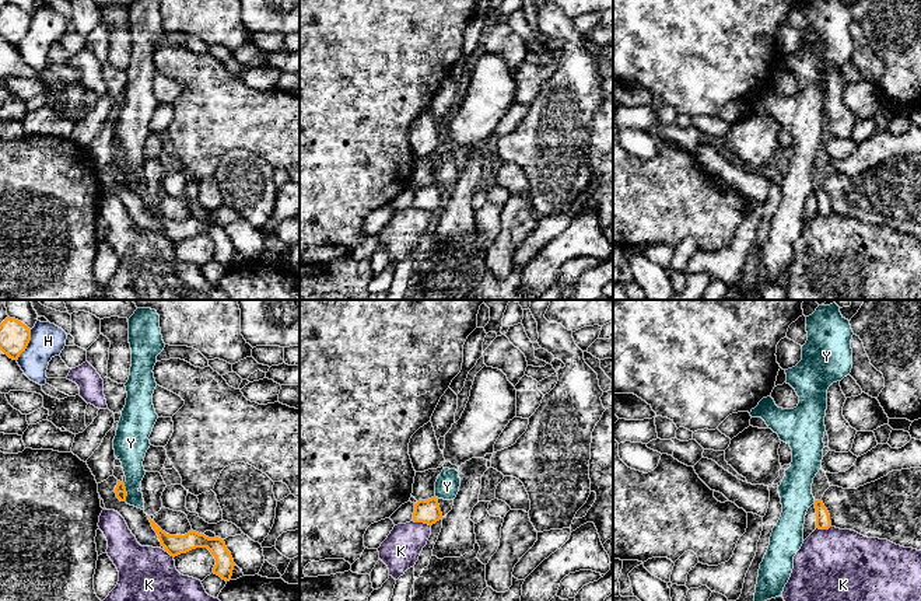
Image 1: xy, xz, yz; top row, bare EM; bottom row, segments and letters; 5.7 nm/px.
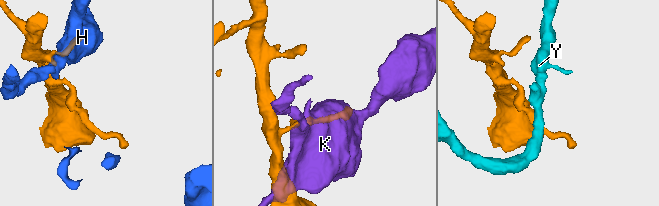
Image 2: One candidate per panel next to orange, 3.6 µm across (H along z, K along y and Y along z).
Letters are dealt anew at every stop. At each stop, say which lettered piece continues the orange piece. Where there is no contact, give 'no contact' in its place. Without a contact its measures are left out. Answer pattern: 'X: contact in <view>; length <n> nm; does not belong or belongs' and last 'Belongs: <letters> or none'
H: contact in xy; length 200 nm; does not belong
K: contact in xz; length 110 nm; does not belong
Y: contact in xy; length 110 nm; does not belong
Belongs: none

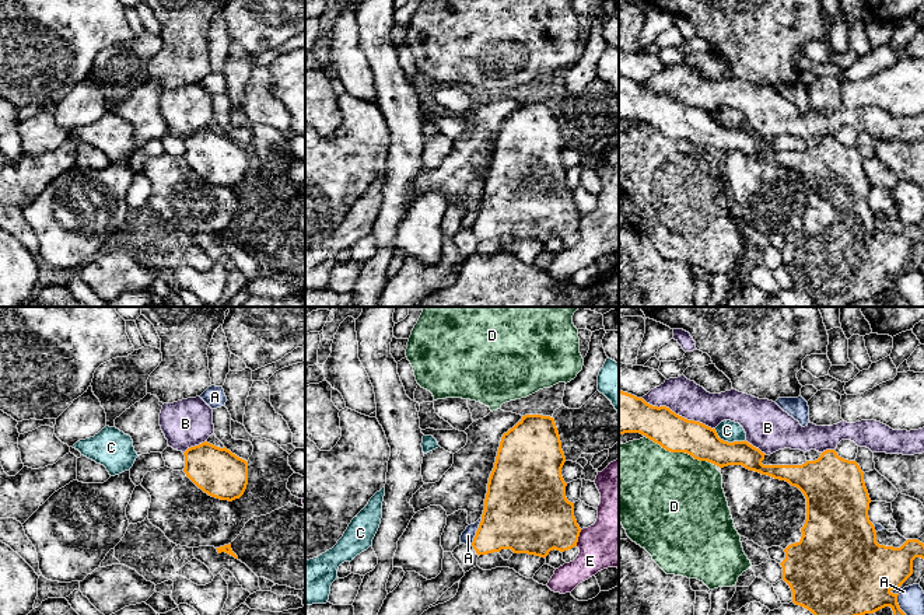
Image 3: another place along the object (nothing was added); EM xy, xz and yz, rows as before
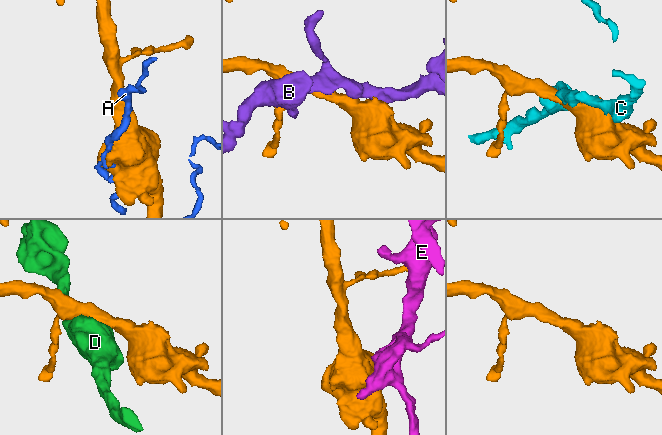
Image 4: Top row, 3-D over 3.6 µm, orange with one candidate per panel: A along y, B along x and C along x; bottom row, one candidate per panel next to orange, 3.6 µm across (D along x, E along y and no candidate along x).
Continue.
A: contact in xz; length 170 nm; does not belong
B: contact in yz; length 460 nm; does not belong
C: contact in yz; length 200 nm; does not belong
D: contact in yz; length 440 nm; does not belong
E: contact in xz; length 100 nm; does not belong
Belongs: none

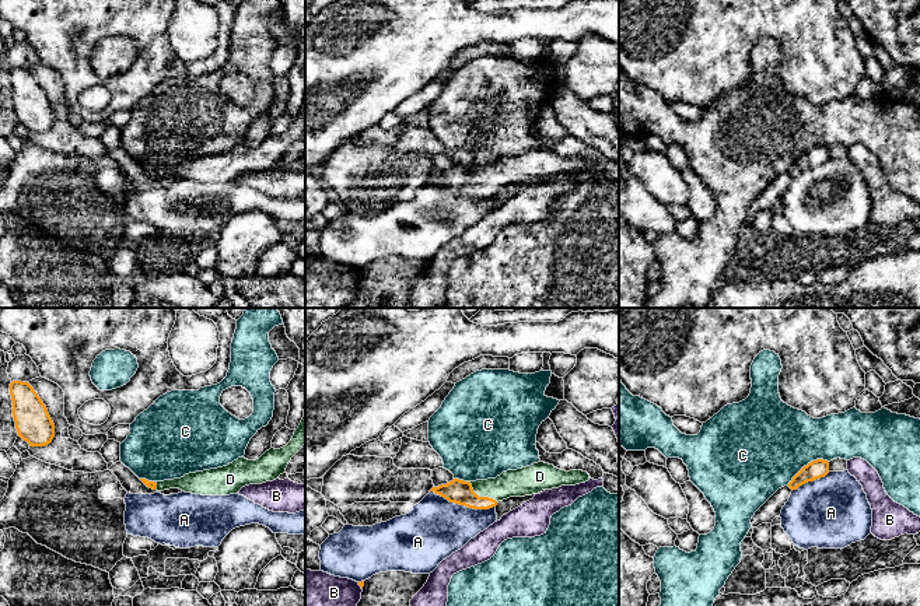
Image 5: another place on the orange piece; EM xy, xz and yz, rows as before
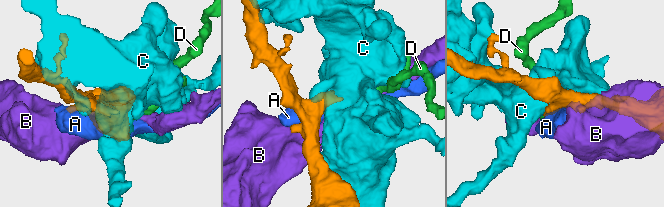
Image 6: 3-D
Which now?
A: contact in xz; length 380 nm; does not belong
B: contact in xz; length 50 nm; does not belong
C: contact in yz; length 280 nm; does not belong
D: contact in xz; length 200 nm; belongs
Belongs: D

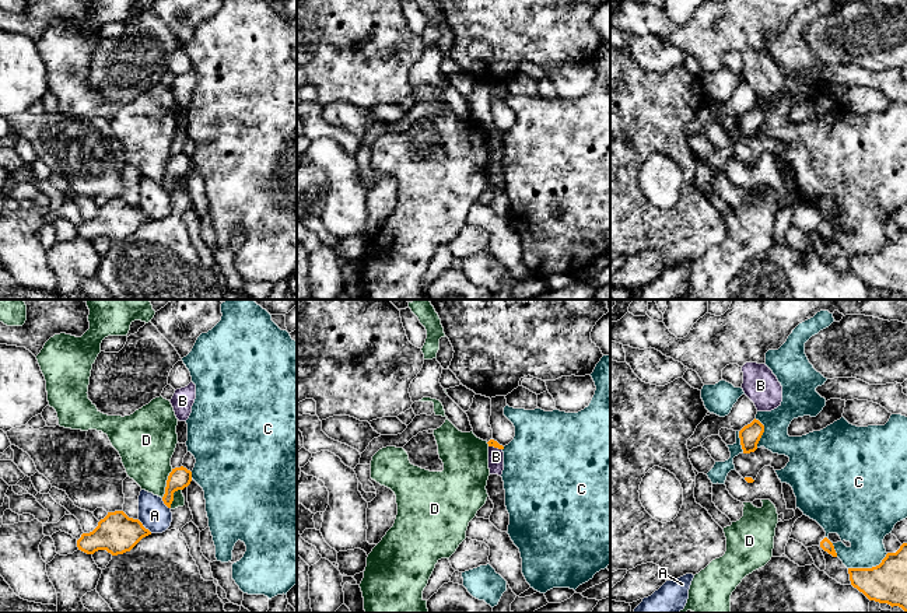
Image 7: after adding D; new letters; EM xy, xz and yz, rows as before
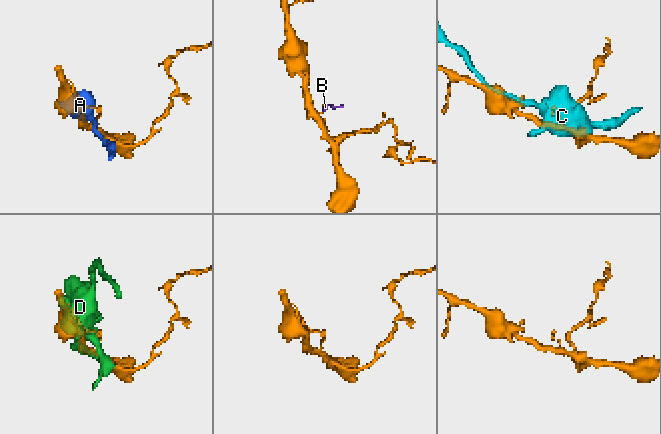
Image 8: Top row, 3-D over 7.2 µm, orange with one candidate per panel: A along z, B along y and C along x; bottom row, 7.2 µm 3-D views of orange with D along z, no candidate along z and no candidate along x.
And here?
A: contact in xy; length 120 nm; does not belong
B: contact in xz; length 80 nm; does not belong
C: contact in yz; length 240 nm; does not belong
D: contact in xy; length 180 nm; does not belong
Belongs: none

